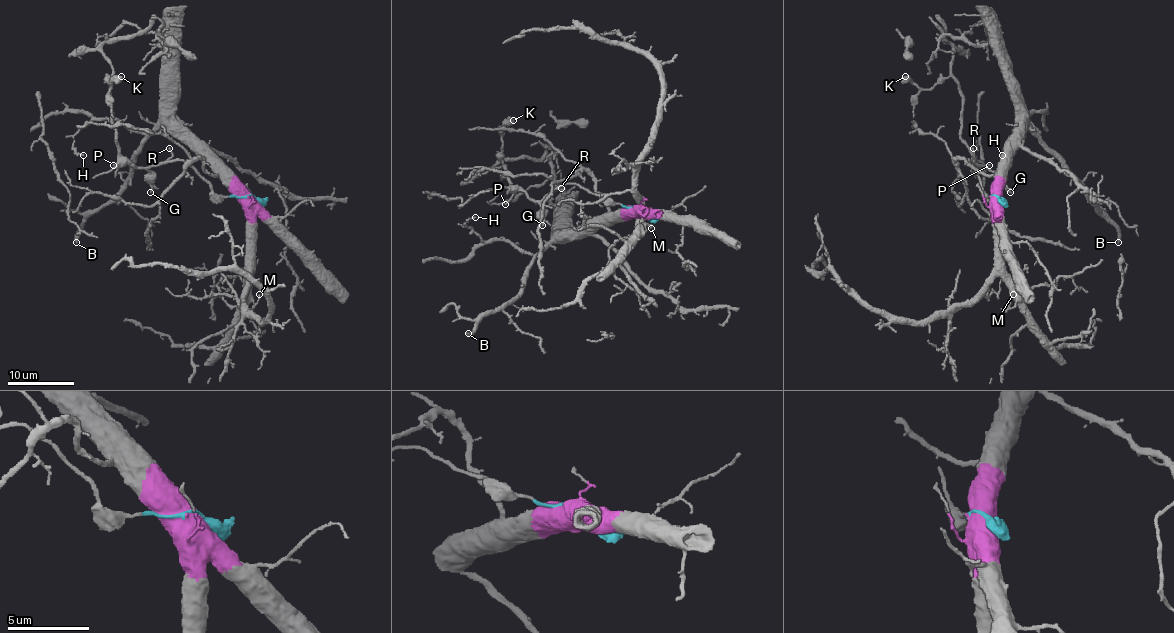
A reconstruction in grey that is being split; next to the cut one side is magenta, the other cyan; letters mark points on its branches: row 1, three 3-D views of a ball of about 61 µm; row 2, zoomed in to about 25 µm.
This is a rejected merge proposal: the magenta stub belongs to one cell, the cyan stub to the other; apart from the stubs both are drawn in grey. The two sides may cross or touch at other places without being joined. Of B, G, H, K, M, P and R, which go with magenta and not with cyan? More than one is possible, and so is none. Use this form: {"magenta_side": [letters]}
{"magenta_side": ["B", "H", "M"]}

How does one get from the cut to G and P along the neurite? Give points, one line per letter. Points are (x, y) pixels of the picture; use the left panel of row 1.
G: (252, 196), (215, 194), (181, 160), (171, 160), (149, 168), (151, 193)
P: (252, 196), (215, 194), (181, 160), (162, 161), (147, 168), (119, 161), (113, 165)

